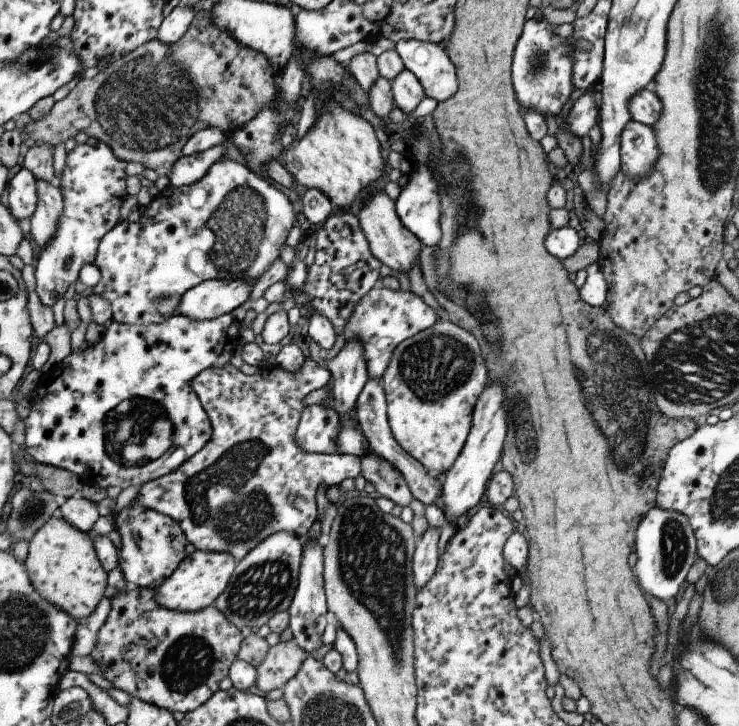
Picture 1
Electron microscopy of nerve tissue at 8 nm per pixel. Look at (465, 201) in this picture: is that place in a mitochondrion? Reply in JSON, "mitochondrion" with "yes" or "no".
{"mitochondrion":"yes"}

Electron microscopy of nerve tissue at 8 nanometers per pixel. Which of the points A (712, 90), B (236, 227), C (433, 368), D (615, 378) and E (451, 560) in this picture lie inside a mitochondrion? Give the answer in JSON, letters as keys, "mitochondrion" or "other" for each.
{"A":"mitochondrion","B":"mitochondrion","C":"mitochondrion","D":"mitochondrion","E":"other"}

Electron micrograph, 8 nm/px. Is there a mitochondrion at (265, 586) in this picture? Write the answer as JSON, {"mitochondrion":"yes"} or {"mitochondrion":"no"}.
{"mitochondrion":"yes"}

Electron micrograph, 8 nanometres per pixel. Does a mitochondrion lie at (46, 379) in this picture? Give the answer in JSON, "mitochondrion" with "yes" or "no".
{"mitochondrion":"no"}

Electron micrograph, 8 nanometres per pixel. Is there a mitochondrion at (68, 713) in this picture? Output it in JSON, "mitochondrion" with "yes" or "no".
{"mitochondrion":"yes"}

